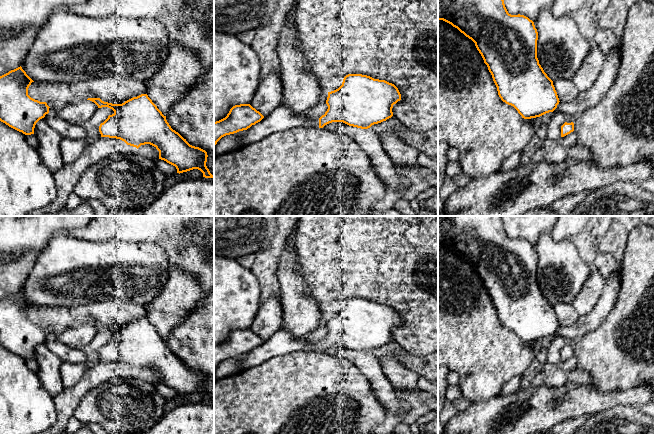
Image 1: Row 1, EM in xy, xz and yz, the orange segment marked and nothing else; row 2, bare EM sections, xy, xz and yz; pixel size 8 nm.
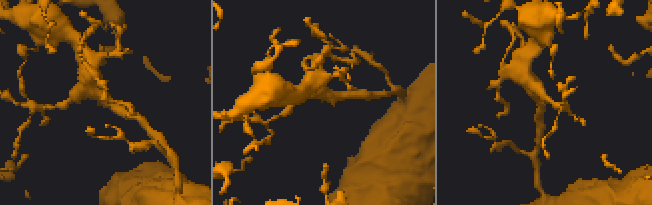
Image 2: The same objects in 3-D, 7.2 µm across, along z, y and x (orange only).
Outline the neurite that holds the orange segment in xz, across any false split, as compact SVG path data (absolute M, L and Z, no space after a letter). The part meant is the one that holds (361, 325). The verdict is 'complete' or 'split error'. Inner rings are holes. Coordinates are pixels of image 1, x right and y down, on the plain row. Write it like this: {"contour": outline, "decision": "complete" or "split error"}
{"contour": "M348 298L342 309L328 316L327 335L320 342L294 337L279 330L264 341L250 328L233 330L227 340L214 346L214 371L224 360L245 354L241 361L243 370L294 351L323 352L332 346L368 353L393 340L393 329L401 324L398 312L385 304L362 298Z", "decision": "split error"}

